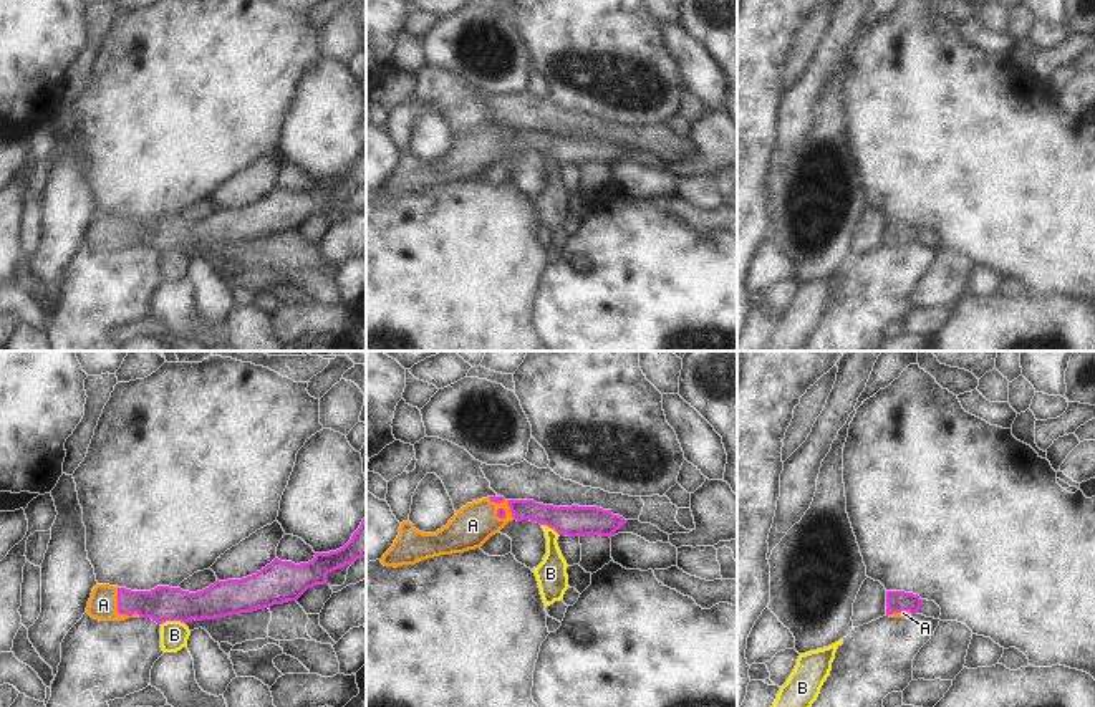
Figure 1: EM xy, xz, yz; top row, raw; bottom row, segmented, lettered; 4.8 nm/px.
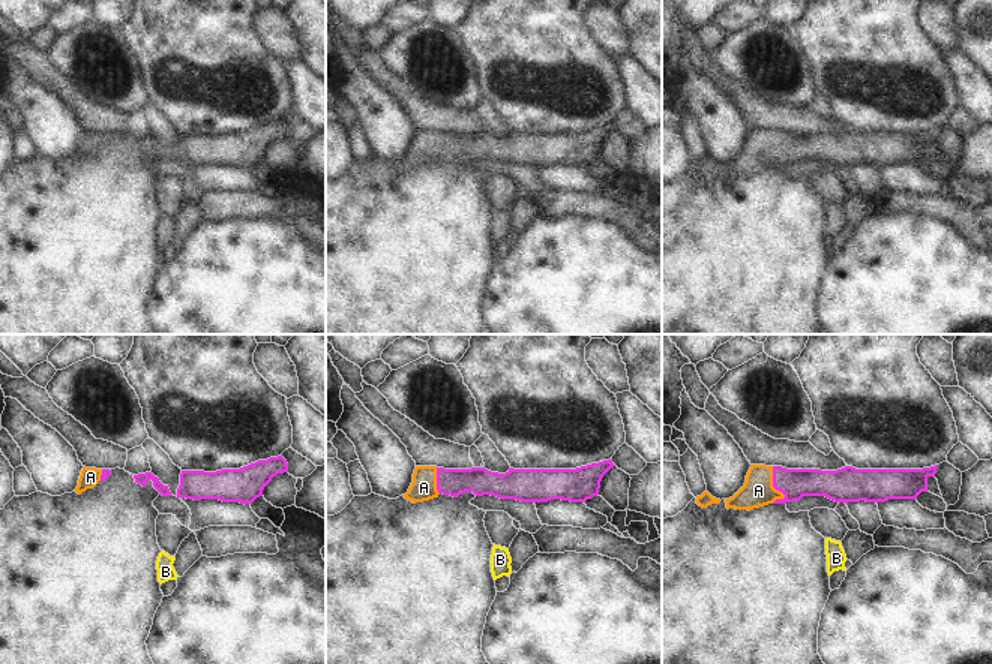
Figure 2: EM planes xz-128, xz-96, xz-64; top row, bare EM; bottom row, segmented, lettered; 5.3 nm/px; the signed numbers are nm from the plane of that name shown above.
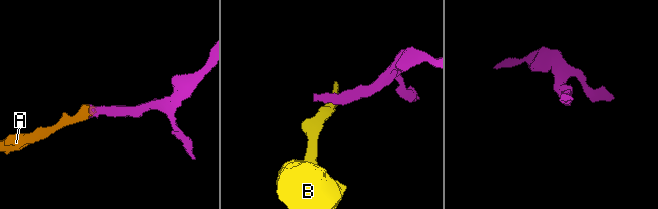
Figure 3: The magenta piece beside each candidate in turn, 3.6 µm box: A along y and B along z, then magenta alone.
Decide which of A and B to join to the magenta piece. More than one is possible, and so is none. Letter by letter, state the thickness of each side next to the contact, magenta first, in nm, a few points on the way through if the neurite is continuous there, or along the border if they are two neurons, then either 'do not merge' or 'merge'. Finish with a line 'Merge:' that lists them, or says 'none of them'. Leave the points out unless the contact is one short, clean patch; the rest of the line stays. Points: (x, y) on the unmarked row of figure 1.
A: 170/140 nm | across xy (163, 232), (126, 232), (118, 240), (111, 234), (103, 234) | merge
B: 170/140 nm | along xy (184, 252), (164, 250), (161, 254) | do not merge
Merge: A

